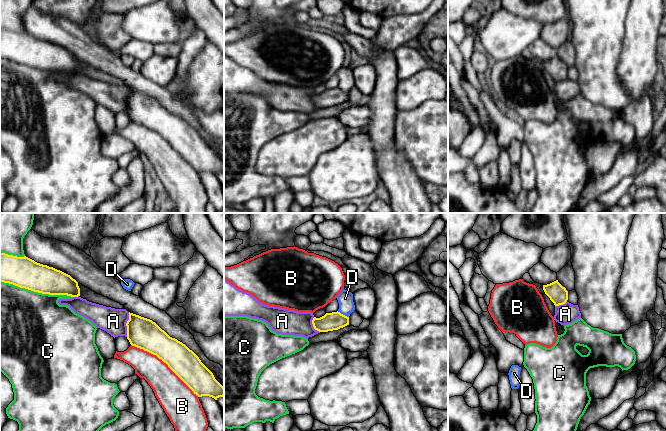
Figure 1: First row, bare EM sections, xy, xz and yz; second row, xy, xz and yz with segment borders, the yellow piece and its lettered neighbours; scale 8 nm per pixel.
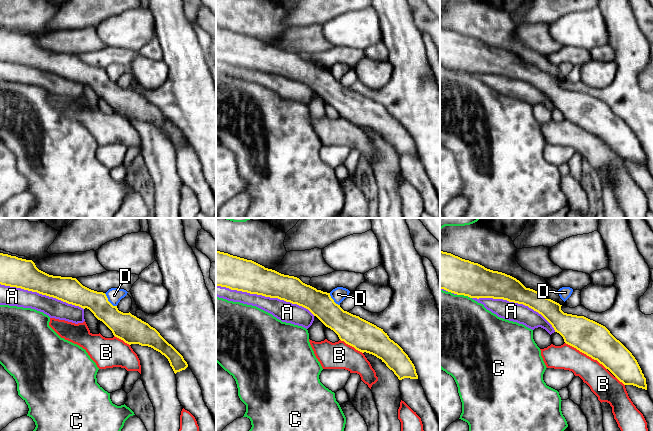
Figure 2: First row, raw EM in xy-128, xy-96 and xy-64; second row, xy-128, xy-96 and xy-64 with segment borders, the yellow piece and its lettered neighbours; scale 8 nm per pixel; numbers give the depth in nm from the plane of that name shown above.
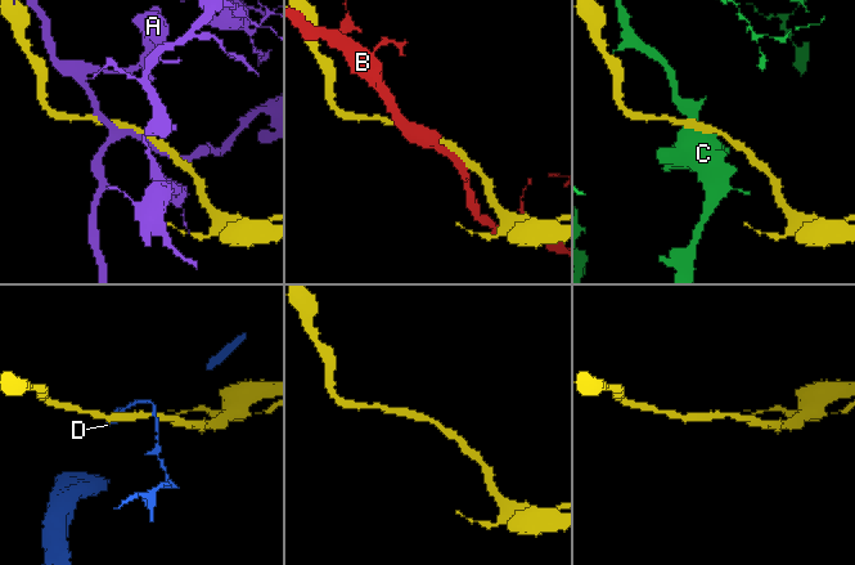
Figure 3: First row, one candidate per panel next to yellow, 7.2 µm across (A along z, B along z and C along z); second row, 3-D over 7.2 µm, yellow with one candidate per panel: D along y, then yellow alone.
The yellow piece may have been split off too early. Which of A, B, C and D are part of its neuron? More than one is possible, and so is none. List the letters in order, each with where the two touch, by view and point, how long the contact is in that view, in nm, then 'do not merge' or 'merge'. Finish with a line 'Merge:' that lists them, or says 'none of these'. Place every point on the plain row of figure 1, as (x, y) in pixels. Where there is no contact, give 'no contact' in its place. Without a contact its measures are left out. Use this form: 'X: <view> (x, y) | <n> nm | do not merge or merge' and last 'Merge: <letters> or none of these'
A: xy (126, 100) | 200 nm | merge
B: xy (165, 138) | 700 nm | do not merge
C: xy (36, 67) | 600 nm | do not merge
D: xz (342, 90) | 110 nm | do not merge
Merge: A

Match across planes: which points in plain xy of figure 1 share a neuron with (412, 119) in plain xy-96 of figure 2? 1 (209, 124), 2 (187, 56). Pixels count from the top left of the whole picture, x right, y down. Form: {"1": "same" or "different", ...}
{"1": "same", "2": "same"}

